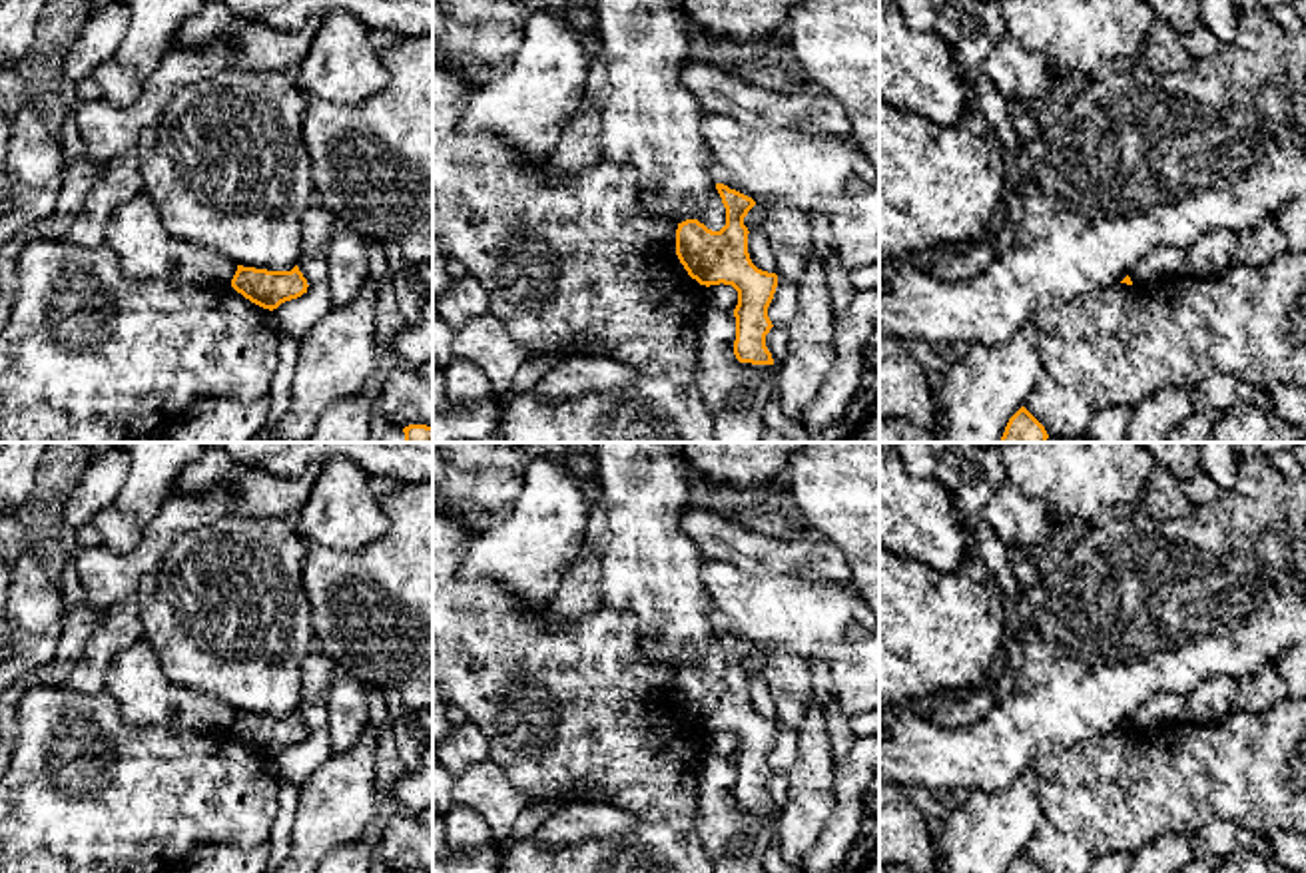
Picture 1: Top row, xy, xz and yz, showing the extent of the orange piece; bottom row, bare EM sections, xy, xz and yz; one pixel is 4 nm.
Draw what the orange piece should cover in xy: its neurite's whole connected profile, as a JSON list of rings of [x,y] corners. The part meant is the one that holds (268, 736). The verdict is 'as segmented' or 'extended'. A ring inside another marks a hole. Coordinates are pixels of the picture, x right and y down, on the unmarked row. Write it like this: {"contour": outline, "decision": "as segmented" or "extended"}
{"contour": [[[237,712],[231,733],[263,755],[277,755],[281,749],[307,739],[307,726],[295,712],[291,718],[267,718]]], "decision": "as segmented"}

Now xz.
{"contour": [[[724,630],[716,636],[726,654],[726,672],[708,676],[698,666],[686,666],[676,676],[676,702],[688,722],[700,731],[732,731],[738,737],[734,801],[740,809],[774,811],[766,781],[774,773],[768,753],[778,733],[778,722],[758,716],[748,700],[744,664],[756,648]]], "decision": "as segmented"}

